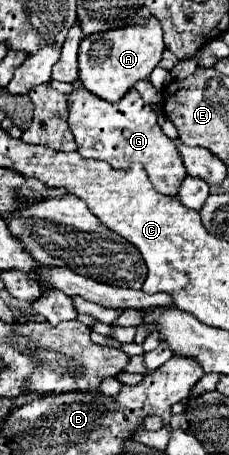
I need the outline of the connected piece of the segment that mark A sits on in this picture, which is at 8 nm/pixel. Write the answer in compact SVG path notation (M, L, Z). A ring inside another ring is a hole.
M155 17L147 19L147 23L105 31L103 35L89 35L79 45L79 81L97 97L115 103L137 81L149 79L151 71L161 61L163 49L163 31Z

